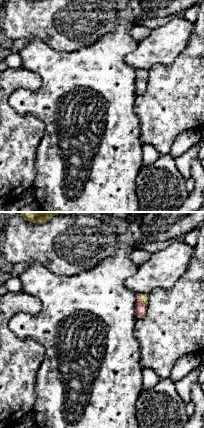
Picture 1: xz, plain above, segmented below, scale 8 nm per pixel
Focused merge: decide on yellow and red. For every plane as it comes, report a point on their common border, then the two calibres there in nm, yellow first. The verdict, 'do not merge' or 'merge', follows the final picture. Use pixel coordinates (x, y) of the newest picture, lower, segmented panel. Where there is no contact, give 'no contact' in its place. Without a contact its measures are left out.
(142, 302) | 60/100 nm

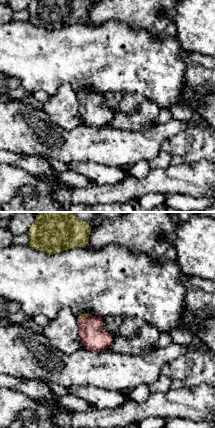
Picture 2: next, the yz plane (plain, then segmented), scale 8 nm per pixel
(84, 318) | 50/200 nm

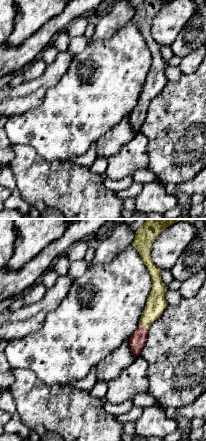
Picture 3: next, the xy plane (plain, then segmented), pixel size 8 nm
(143, 326) | 160/130 nm

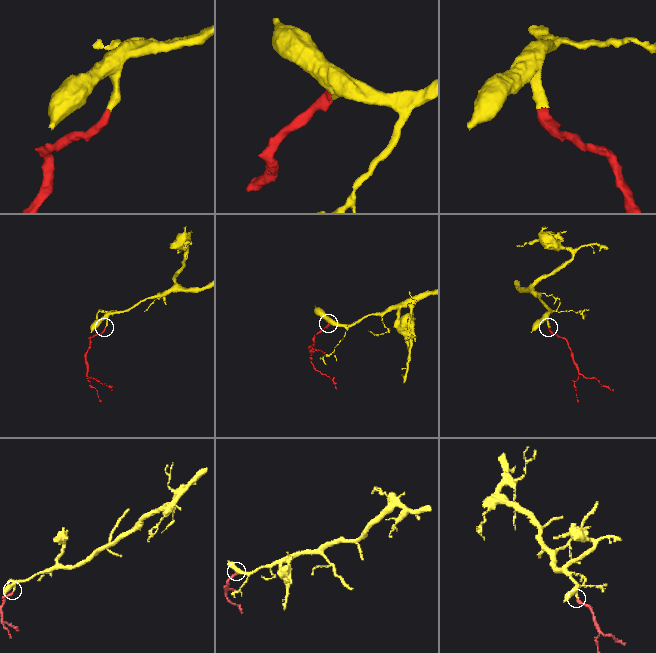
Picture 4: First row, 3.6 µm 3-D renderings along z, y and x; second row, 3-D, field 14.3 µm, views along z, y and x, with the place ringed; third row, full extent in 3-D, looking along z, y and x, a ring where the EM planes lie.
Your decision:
merge

